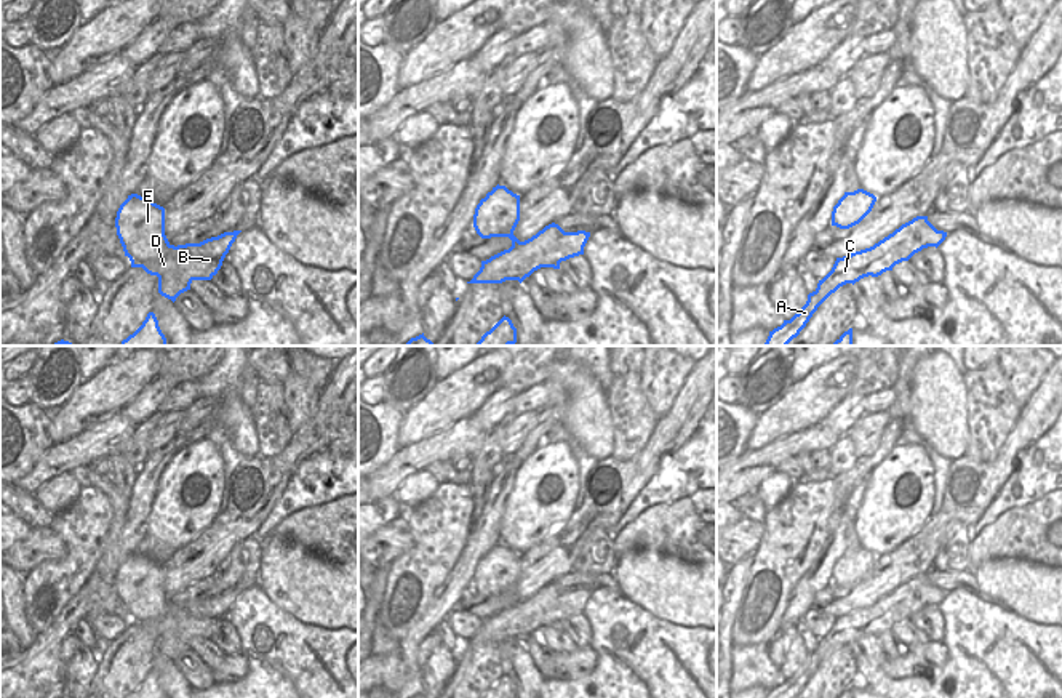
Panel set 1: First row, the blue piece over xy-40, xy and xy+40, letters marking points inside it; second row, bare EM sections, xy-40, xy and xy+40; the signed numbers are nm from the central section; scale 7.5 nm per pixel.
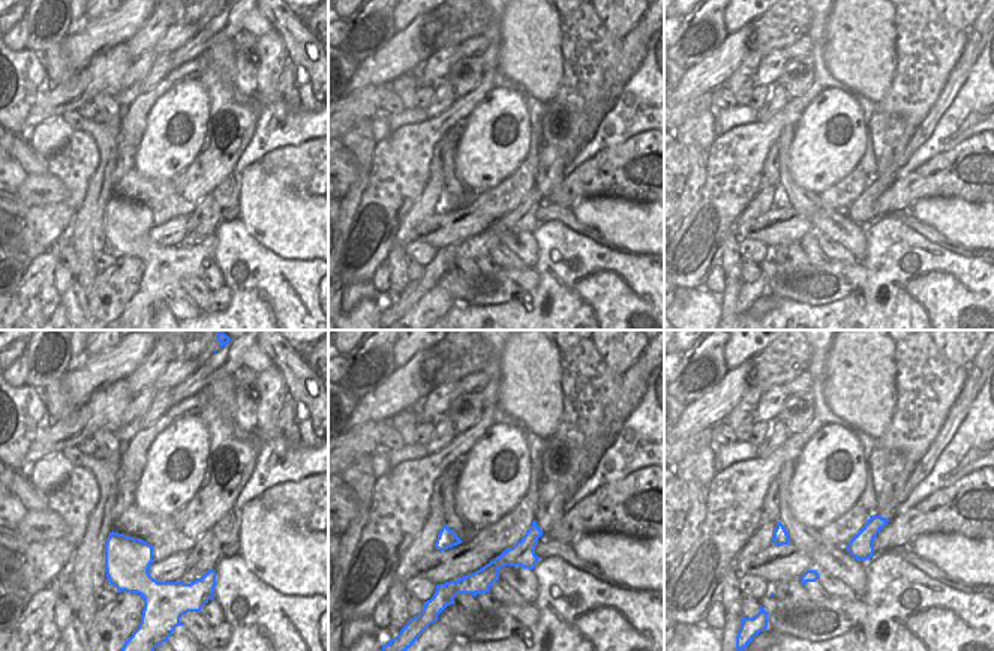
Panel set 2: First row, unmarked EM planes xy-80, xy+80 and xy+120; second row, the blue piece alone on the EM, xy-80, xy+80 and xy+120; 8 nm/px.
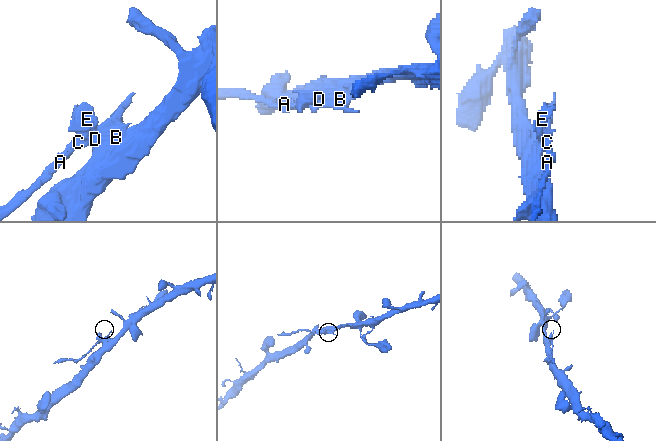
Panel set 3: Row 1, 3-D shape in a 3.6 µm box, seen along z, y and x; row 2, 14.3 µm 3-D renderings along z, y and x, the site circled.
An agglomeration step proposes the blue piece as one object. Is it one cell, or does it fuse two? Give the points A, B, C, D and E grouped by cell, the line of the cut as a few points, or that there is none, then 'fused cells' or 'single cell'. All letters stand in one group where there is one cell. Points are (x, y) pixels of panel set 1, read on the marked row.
A C / B D E; cut in xy+40 along (936, 229), (915, 232), (894, 253), (861, 266), (854, 280); fused cells

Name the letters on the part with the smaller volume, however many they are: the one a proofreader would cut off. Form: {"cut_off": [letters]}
{"cut_off": ["A", "C"]}

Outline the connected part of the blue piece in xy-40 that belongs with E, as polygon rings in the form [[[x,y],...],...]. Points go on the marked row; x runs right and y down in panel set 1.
[[[138,194],[128,195],[128,199],[120,205],[115,227],[125,256],[128,256],[131,263],[142,263],[142,269],[147,274],[157,275],[158,293],[173,303],[181,293],[190,290],[194,280],[211,280],[218,274],[232,243],[242,232],[224,232],[200,243],[178,245],[181,253],[171,255],[168,251],[170,242],[165,235],[165,208]]]

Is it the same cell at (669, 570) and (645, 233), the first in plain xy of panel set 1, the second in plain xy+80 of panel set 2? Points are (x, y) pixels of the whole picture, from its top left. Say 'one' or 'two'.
one

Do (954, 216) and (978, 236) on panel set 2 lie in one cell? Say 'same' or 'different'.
same

